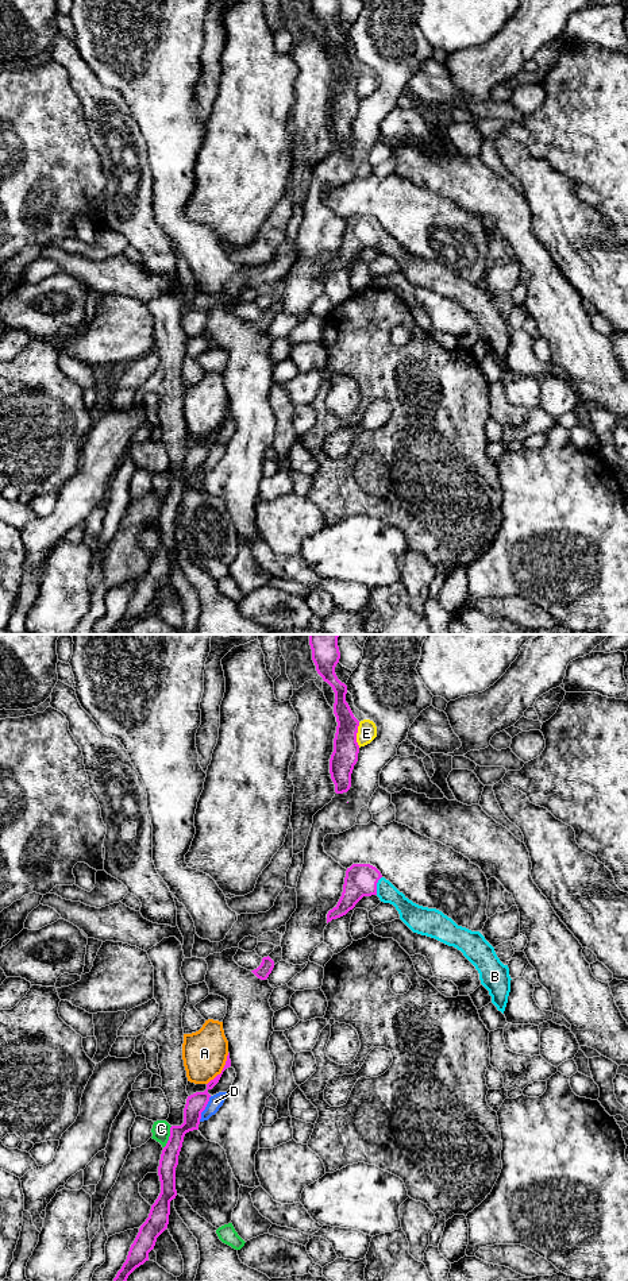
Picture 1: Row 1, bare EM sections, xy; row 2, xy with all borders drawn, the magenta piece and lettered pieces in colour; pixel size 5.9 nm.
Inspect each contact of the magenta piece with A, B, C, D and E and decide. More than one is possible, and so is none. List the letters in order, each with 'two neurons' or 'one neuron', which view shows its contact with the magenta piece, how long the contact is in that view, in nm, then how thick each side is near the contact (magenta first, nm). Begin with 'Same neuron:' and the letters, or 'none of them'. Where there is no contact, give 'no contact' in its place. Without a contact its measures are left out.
Same neuron: B
A: two neurons; contact in xy; length 240 nm; calibres 120 and 260 nm
B: one neuron; contact in xy; length 120 nm; calibres 190 and 120 nm
C: two neurons; contact in xy; length 140 nm; calibres 110 and 110 nm
D: two neurons; contact in xy; length 170 nm; calibres 120 and 80 nm
E: two neurons; contact in xy; length 150 nm; calibres 160 and 110 nm

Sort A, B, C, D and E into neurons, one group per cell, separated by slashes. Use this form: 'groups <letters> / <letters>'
groups A / B / C / D / E

